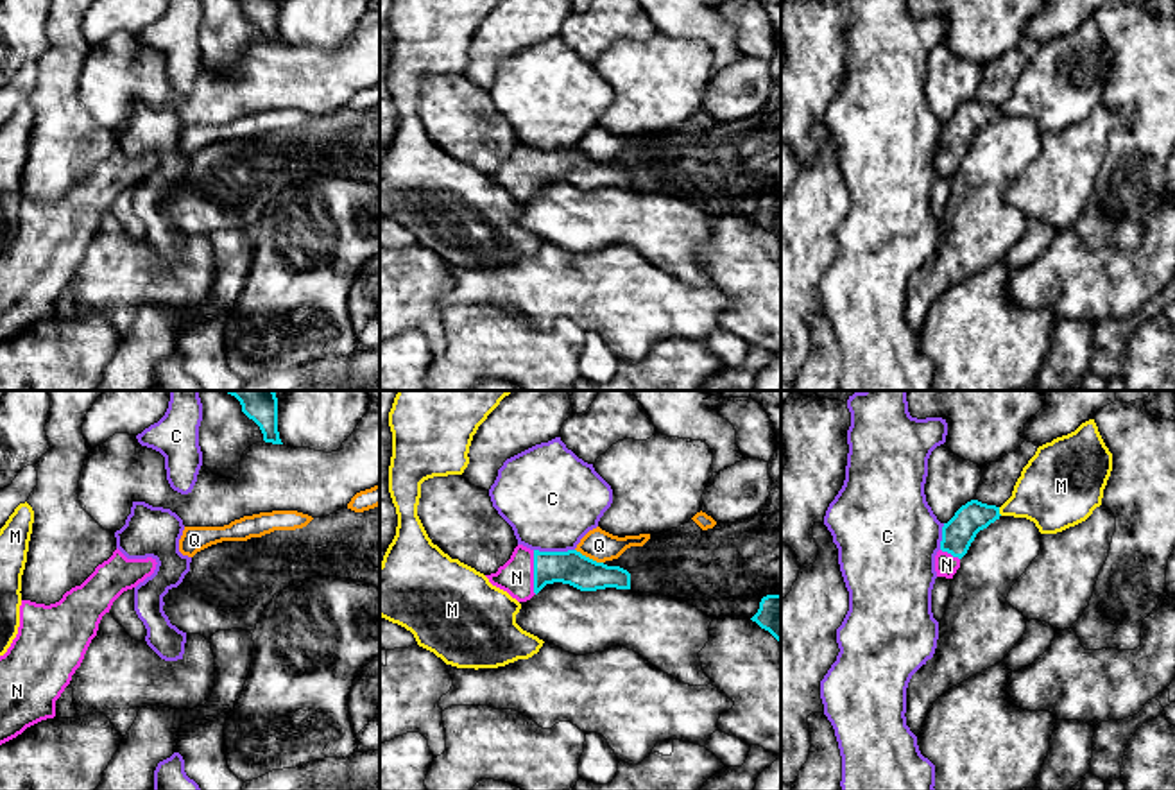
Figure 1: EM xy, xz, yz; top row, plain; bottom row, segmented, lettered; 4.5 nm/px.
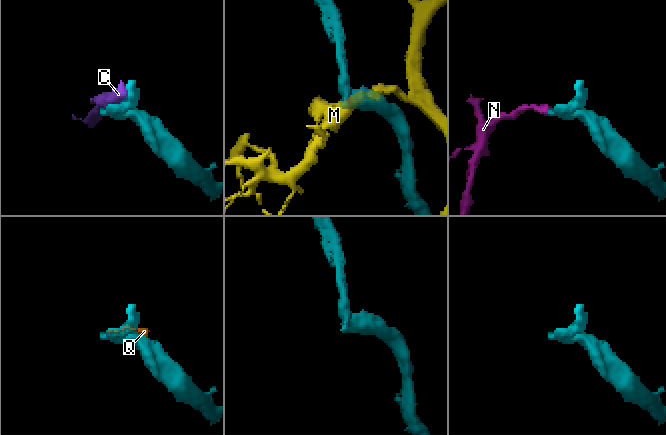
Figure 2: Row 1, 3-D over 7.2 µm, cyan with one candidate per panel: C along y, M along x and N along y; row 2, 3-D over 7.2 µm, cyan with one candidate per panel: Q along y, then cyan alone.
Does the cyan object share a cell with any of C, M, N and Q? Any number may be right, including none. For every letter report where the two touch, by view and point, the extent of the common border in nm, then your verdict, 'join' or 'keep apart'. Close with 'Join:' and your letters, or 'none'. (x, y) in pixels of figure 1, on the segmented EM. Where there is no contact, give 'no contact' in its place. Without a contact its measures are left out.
C: xz (554, 552) | 180 nm | keep apart
M: yz (998, 511) | 40 nm | keep apart
N: xz (534, 572) | 200 nm | join
Q: xz (588, 558) | 140 nm | keep apart
Join: N

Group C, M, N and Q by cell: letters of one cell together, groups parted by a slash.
C / M / N / Q

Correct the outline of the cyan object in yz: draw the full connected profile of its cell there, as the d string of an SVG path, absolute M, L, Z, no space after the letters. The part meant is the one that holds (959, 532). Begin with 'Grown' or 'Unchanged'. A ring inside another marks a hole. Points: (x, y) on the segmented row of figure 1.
Grown. M978 500L962 505L942 527L940 550L935 555L937 577L953 579L976 534L999 520L999 516L999 507Z

